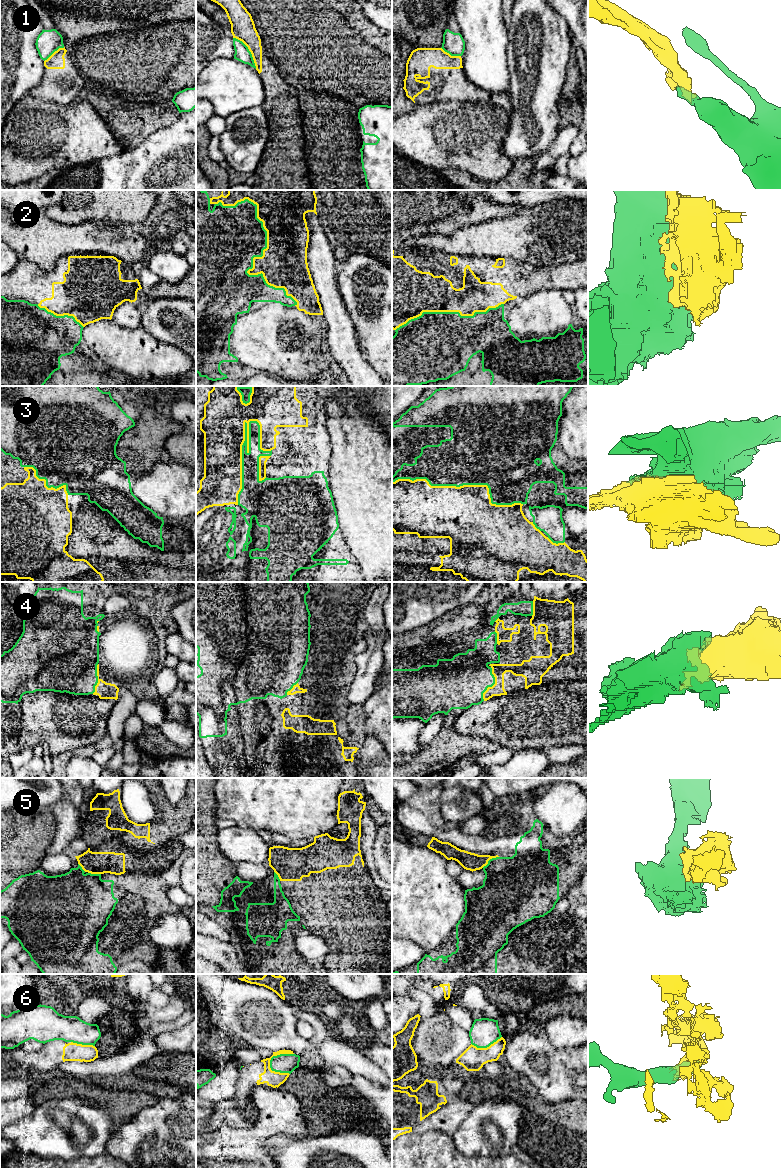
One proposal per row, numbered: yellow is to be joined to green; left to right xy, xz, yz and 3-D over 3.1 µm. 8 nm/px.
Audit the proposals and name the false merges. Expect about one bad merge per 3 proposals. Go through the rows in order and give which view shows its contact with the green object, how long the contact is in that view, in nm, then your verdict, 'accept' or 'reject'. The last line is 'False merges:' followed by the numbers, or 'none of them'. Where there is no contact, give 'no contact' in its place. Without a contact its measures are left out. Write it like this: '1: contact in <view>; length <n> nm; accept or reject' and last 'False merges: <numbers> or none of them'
1: contact in xz; length 320 nm; reject
2: contact in xz; length 1050 nm; reject
3: contact in xz; length 700 nm; reject
4: contact in yz; length 280 nm; accept
5: contact in yz; length 160 nm; reject
6: contact in xz; length 240 nm; reject
False merges: 1, 2, 3, 5, 6

